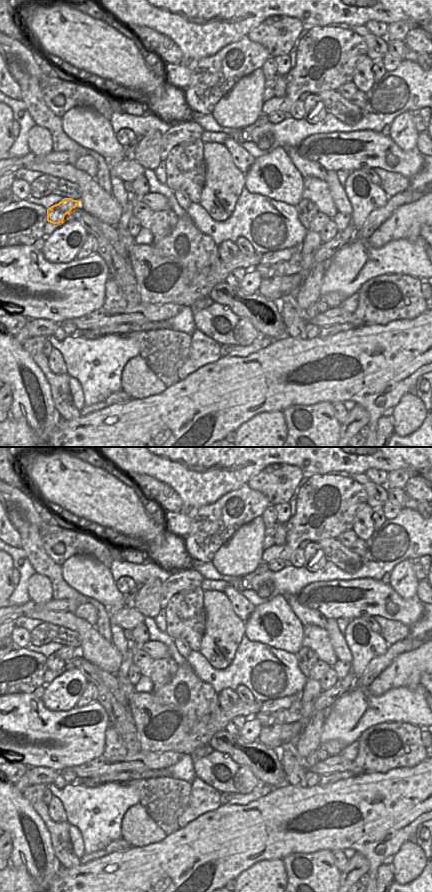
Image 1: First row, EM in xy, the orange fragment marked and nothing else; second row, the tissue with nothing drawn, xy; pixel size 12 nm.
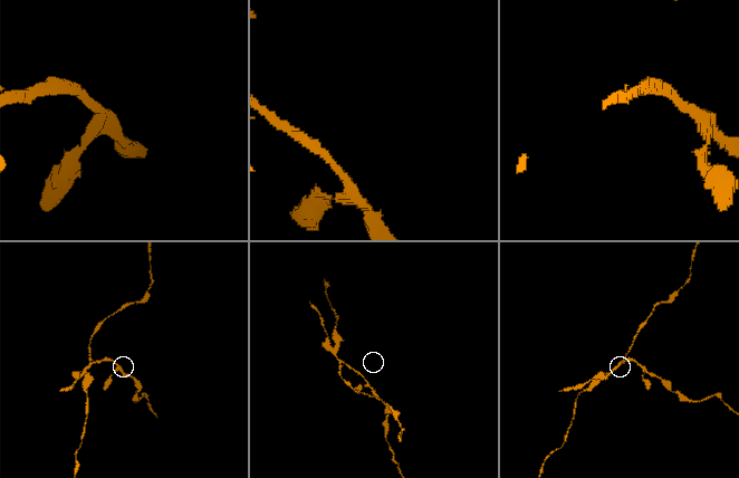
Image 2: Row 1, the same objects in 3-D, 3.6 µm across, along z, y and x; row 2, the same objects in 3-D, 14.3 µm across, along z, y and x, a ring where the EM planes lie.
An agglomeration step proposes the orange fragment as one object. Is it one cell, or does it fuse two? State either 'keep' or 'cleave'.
cleave

